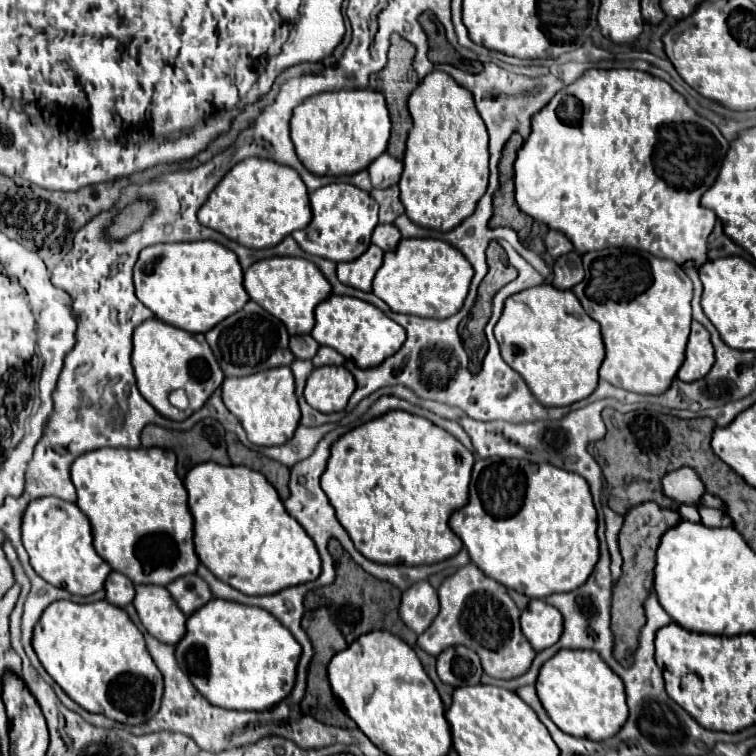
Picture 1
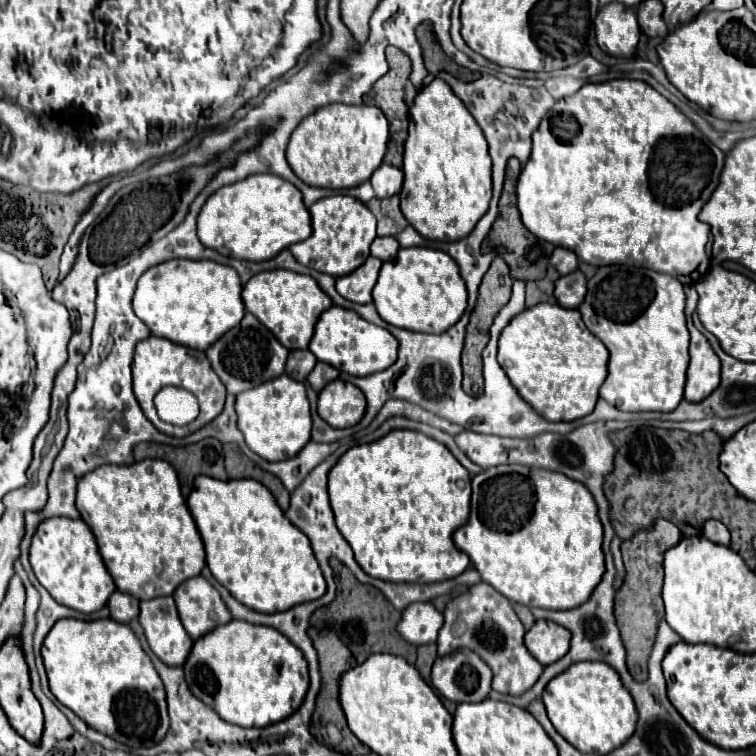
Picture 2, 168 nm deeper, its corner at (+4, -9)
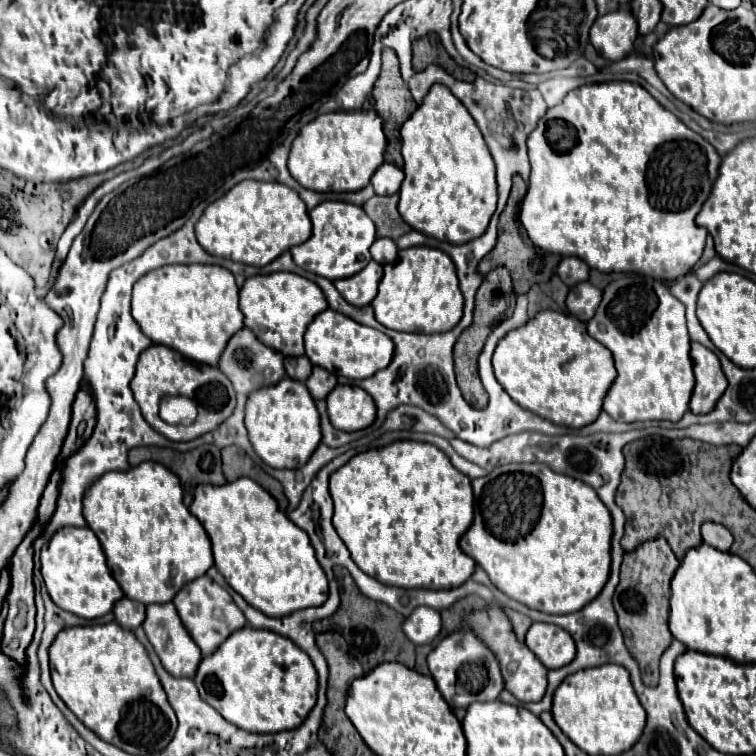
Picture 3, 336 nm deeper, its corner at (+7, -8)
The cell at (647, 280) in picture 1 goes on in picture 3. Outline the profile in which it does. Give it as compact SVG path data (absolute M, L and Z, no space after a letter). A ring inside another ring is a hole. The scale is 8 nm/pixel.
M626 274L610 282L596 318L588 322L588 334L612 352L618 370L604 412L618 422L678 422L688 412L694 374L684 306L662 282L642 274Z

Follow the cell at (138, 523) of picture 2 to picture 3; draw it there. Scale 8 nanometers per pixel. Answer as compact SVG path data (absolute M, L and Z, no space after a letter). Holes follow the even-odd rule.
M142 462L128 472L100 476L84 498L84 518L98 536L108 566L130 600L142 604L170 602L184 584L204 576L214 564L202 524L182 502L176 474L158 462Z

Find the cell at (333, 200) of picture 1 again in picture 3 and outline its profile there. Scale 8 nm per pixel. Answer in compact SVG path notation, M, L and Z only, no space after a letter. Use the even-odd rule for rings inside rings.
M328 200L310 210L310 220L312 220L312 236L304 244L290 248L294 262L302 270L314 272L328 280L338 280L360 272L372 260L370 246L376 240L374 224L360 206L350 202Z

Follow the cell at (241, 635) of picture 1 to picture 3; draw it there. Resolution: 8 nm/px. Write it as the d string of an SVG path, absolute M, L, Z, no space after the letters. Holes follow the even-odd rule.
M246 626L228 636L212 654L202 658L194 684L200 696L228 722L246 732L274 734L298 728L316 704L318 674L310 656L292 640Z

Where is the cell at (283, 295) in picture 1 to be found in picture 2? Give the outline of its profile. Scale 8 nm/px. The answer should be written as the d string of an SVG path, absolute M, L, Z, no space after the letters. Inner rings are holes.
M273 269L253 275L243 287L245 309L251 311L287 349L305 349L313 337L313 327L319 315L333 305L333 301L321 291L313 277L293 273L287 269Z

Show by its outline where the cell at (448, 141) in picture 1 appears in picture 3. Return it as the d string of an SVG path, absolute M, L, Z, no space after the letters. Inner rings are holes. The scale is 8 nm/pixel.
M434 84L422 106L404 122L402 156L406 178L398 210L406 224L452 244L464 244L484 234L498 204L496 166L476 122L446 86Z

